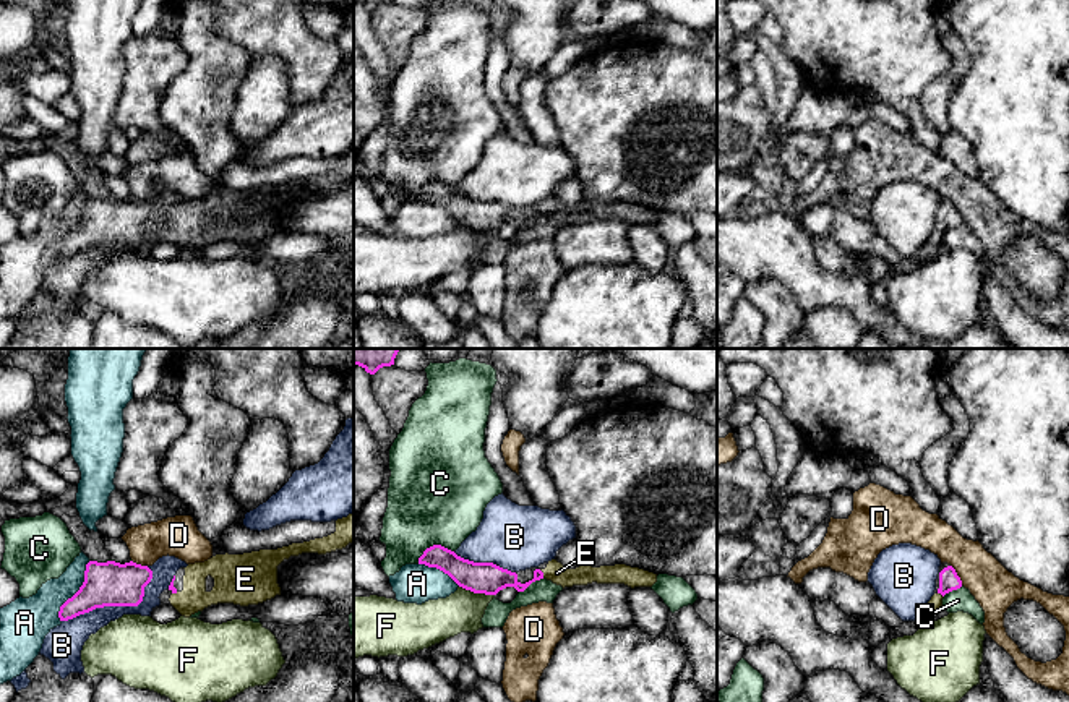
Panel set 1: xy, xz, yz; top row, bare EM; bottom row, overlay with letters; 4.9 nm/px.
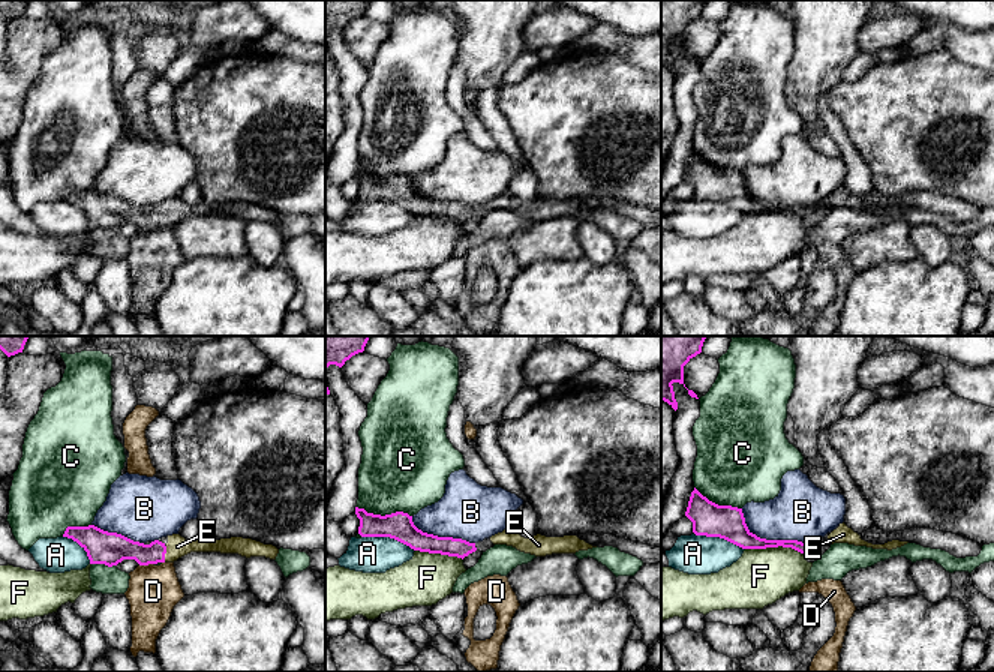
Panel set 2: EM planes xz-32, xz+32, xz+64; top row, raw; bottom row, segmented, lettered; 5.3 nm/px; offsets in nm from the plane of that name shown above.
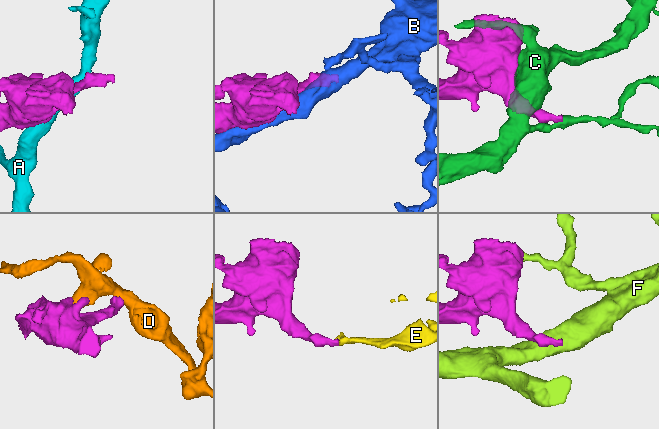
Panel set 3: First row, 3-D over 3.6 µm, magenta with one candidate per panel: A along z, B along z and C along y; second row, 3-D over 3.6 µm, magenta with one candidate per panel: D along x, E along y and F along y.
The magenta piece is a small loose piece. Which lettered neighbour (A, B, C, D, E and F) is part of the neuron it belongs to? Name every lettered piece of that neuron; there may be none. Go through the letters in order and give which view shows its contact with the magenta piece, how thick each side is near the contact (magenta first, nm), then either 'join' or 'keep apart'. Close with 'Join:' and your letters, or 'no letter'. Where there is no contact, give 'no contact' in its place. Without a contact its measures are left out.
A: contact in xy; calibres 220 and 200 nm; keep apart
B: contact in xy; calibres 220 and 140 nm; keep apart
C: contact in xz; calibres 140 and 480 nm; keep apart
D: contact in yz; calibres 100 and 220 nm; keep apart
E: contact in xz; calibres 140 and 100 nm; join
F: contact in xz; calibres 160 and 200 nm; keep apart
Join: E

